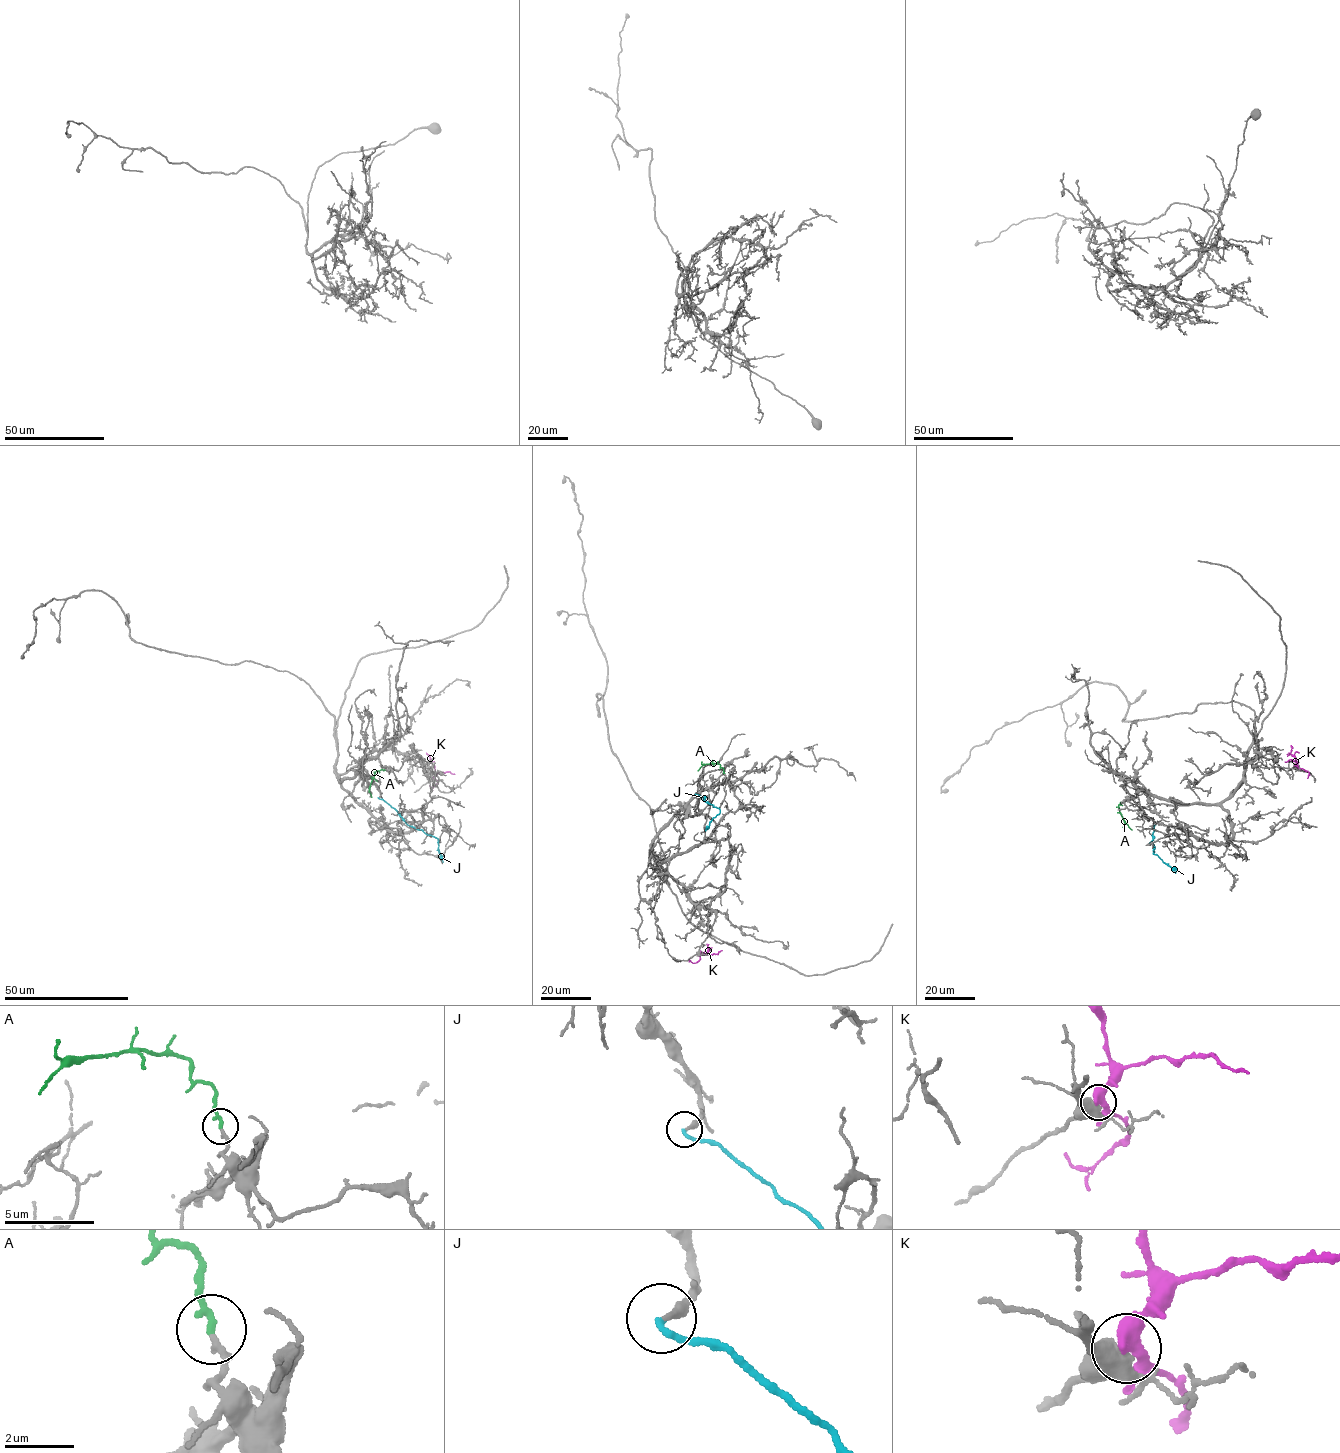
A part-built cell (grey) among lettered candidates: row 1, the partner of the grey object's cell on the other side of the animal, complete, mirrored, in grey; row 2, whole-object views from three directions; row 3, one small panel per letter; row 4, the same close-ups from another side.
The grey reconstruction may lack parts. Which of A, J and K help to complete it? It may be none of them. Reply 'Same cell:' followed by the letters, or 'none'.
Same cell: A

